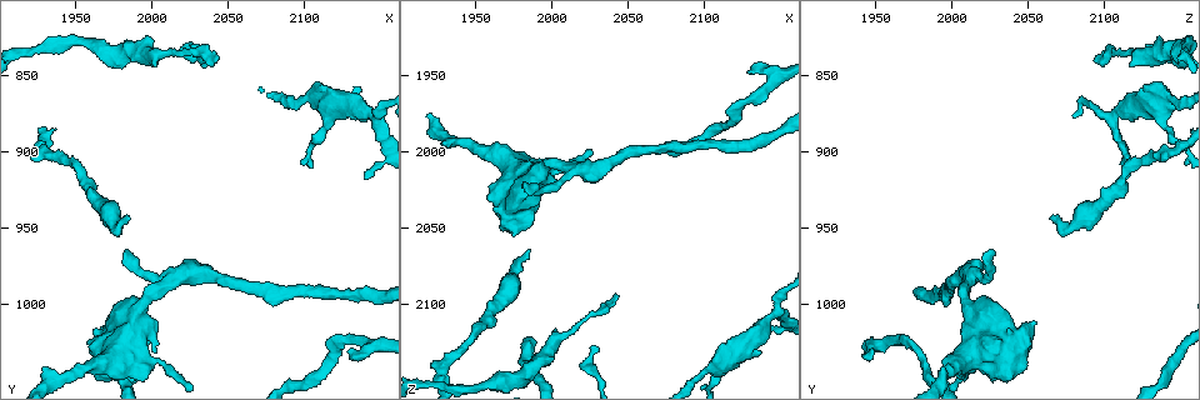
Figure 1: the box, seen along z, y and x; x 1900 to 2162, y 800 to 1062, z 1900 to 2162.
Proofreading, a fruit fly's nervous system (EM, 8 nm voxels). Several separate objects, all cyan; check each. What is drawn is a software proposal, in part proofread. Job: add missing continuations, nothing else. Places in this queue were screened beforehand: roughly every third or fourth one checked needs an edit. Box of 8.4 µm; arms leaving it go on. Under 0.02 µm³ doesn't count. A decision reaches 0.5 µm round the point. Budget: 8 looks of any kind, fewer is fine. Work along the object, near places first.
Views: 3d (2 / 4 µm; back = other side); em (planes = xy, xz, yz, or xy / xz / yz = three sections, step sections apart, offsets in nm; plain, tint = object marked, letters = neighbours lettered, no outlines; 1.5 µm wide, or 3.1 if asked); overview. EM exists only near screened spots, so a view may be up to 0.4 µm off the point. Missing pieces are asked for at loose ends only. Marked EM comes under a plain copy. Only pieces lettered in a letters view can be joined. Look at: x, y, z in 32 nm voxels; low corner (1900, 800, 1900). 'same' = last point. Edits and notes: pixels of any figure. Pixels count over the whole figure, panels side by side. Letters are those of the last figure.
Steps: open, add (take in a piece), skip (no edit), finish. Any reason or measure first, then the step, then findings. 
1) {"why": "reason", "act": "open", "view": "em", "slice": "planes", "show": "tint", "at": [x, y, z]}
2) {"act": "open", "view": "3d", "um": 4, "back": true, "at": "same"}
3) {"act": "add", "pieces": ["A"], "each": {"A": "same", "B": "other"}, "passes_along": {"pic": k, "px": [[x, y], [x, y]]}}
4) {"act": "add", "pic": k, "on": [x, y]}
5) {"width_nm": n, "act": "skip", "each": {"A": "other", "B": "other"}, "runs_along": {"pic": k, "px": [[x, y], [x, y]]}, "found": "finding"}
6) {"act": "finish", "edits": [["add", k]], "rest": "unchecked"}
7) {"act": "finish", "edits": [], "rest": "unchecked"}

{"why": "an open end", "act": "open", "view": "3d", "um": 2, "at": [2138, 918, 2116]}

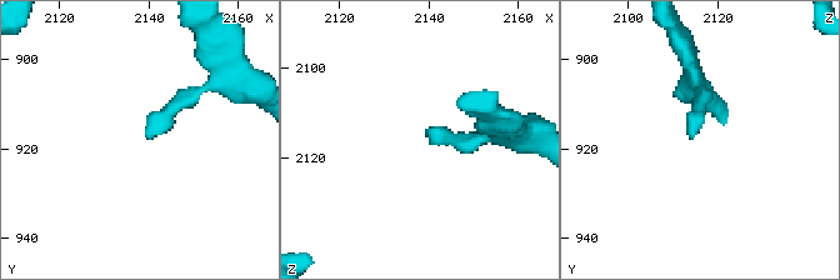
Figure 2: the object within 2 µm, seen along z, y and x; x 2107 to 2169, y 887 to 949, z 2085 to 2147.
{"why": "need the tissue", "act": "open", "view": "em", "slice": "planes", "show": "letters", "at": [2140, 917, 2114]}

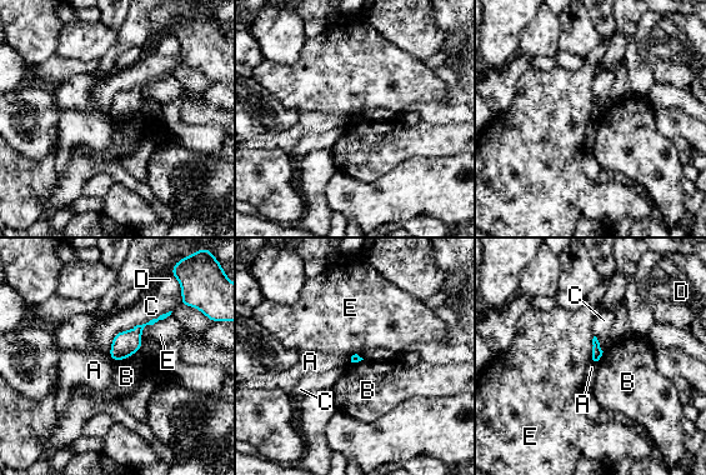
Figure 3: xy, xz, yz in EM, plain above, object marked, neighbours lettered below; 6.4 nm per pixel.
{"act": "skip", "each": {"A": "other", "B": "other", "C": "other", "D": "other", "E": "other"}, "border": {"pic": 3, "px": [[170, 314], [148, 324], [140, 340]]}, "found": "no lettered piece goes on from it"}

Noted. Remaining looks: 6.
{"act": "open", "view": "3d", "um": 4, "at": [2042, 838, 2094]}

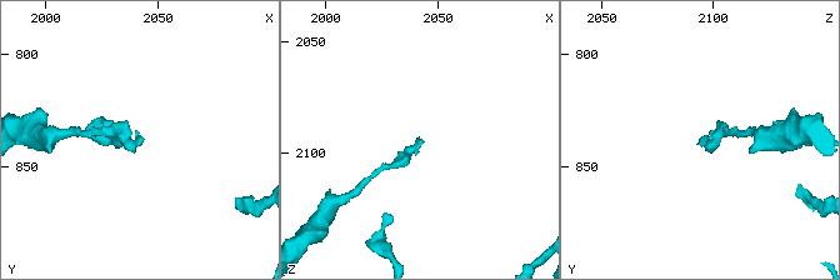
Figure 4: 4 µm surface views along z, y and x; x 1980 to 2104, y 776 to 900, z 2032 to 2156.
{"act": "open", "view": "em", "slice": "planes", "show": "letters", "at": [2043, 836, 2094]}

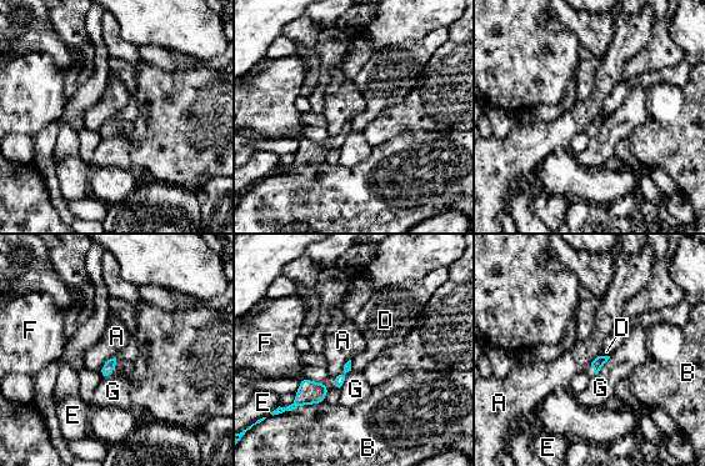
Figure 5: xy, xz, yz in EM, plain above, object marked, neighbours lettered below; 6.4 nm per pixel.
{"act": "skip", "each": {"A": "other", "B": "other", "D": "other", "E": "other", "F": "other", "G": "other"}, "found": "none of them fits"}

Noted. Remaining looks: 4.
{"why": "branch stops here", "act": "open", "view": "em", "slice": "xy", "step": 8, "show": "letters", "at": [2128, 1030, 1946]}

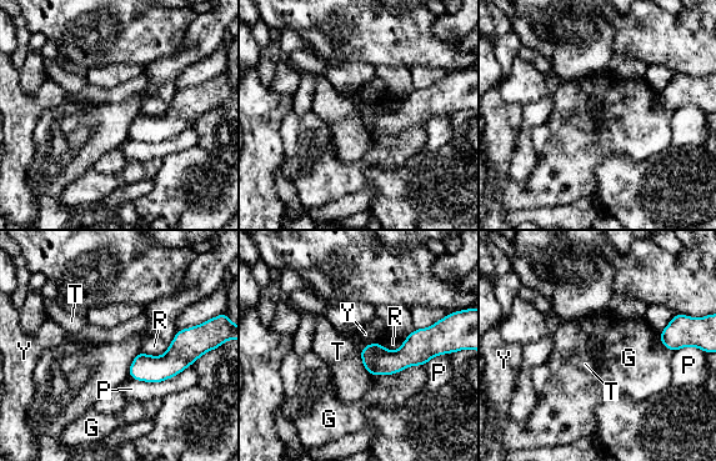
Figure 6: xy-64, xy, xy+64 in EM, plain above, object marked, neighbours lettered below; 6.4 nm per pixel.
{"width_nm": 100, "act": "skip", "each": {"G": "other", "P": "other", "R": "other", "T": "other", "Y": "other"}, "border": {"pic": 6, "px": [[360, 349], [361, 364], [370, 376]]}, "found": "no lettered piece goes on from it"}

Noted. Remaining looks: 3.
{"act": "finish", "edits": [], "rest": "unchecked"}

